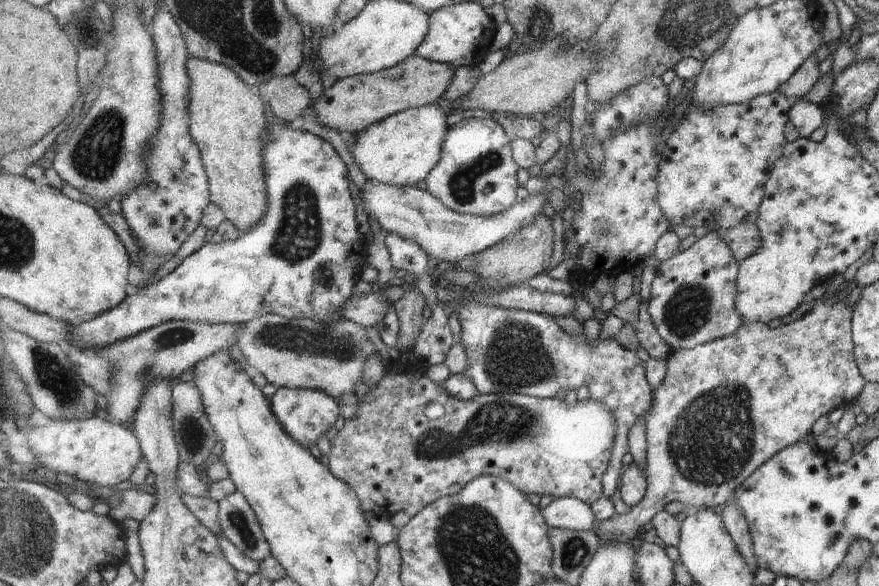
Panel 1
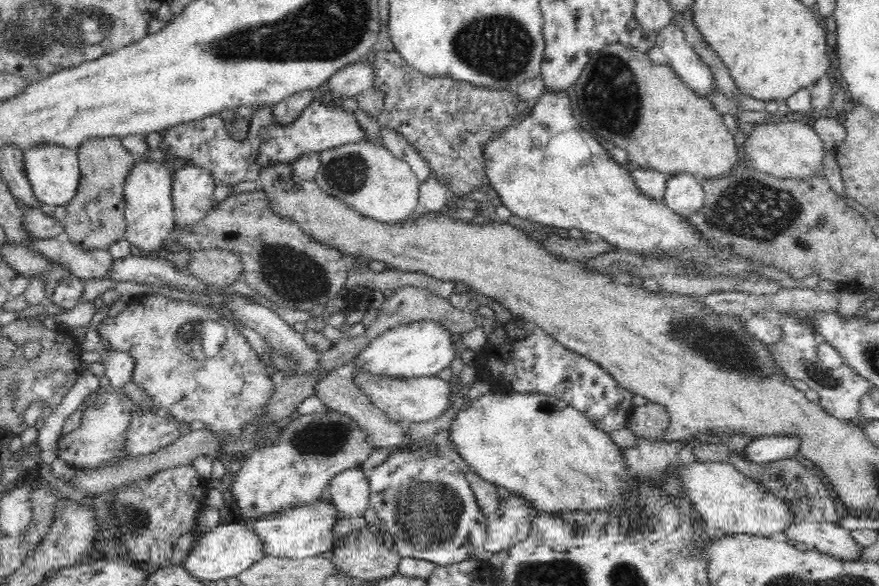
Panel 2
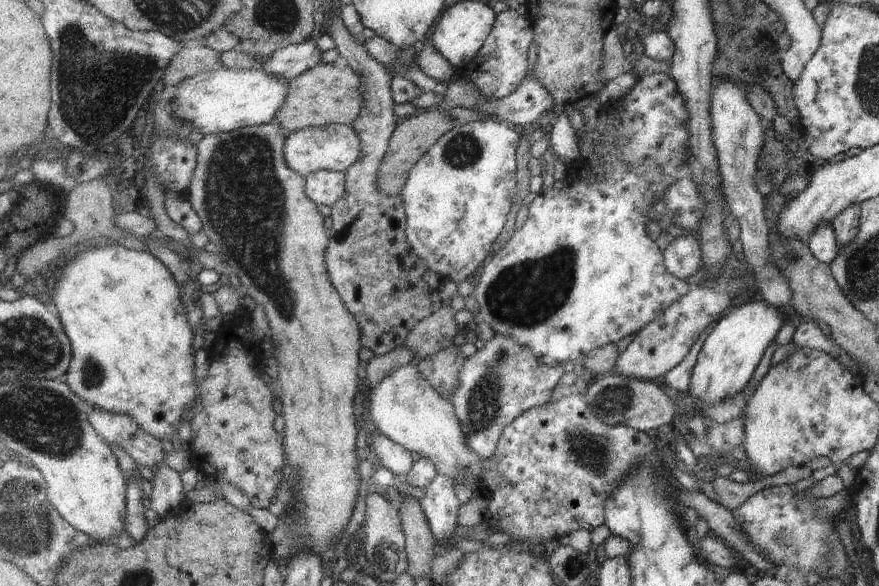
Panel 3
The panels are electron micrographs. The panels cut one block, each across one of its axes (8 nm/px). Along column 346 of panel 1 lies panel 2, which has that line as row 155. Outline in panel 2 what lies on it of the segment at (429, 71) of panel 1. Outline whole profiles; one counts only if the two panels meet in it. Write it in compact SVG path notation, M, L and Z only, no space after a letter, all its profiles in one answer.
M118 137L84 141L78 149L78 155L81 168L80 188L65 206L67 214L63 222L64 230L71 243L80 250L109 251L112 244L125 236L125 184L137 161Z

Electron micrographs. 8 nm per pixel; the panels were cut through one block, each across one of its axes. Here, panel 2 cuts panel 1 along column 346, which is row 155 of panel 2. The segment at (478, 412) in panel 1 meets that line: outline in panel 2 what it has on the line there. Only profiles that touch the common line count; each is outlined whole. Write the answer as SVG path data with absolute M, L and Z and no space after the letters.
M397 51L377 52L373 64L377 68L375 86L386 95L384 110L379 116L380 126L401 133L426 158L438 177L450 180L448 186L452 190L468 193L482 183L488 183L482 150L494 132L514 123L516 107L521 102L517 92L472 84L450 76L424 74L408 64Z

